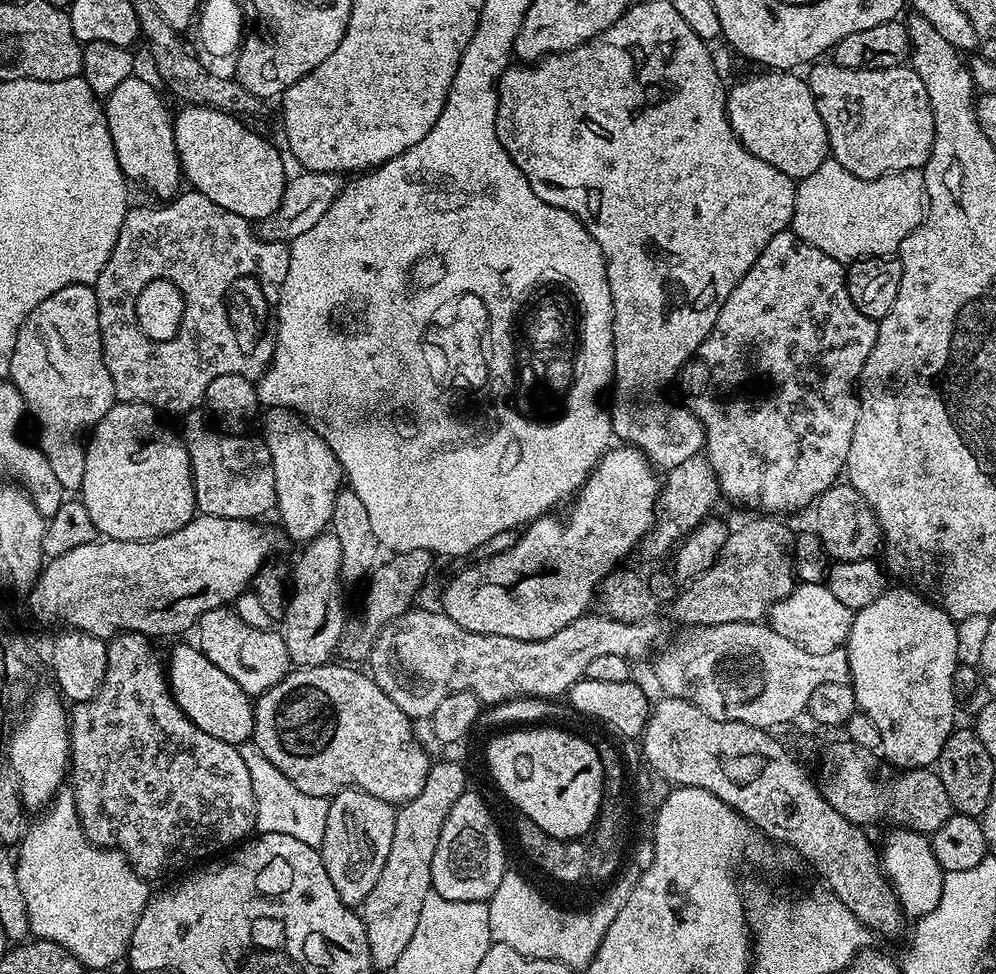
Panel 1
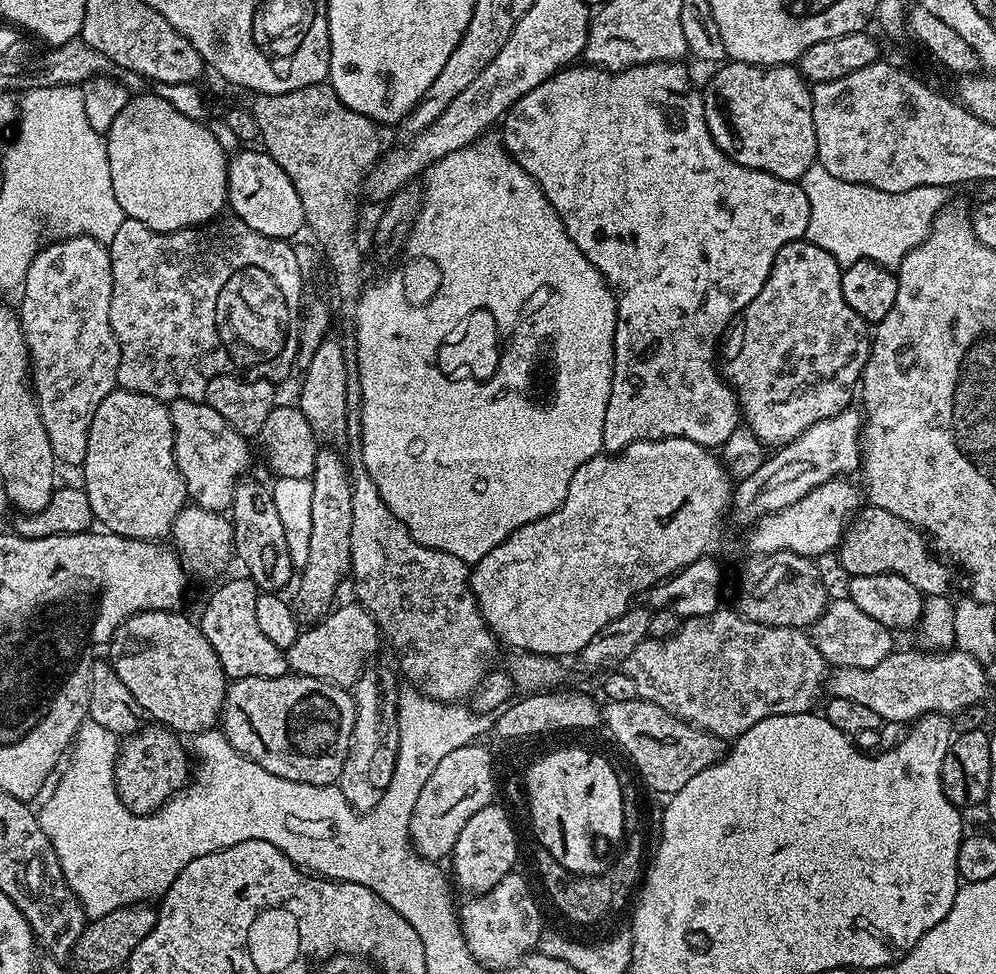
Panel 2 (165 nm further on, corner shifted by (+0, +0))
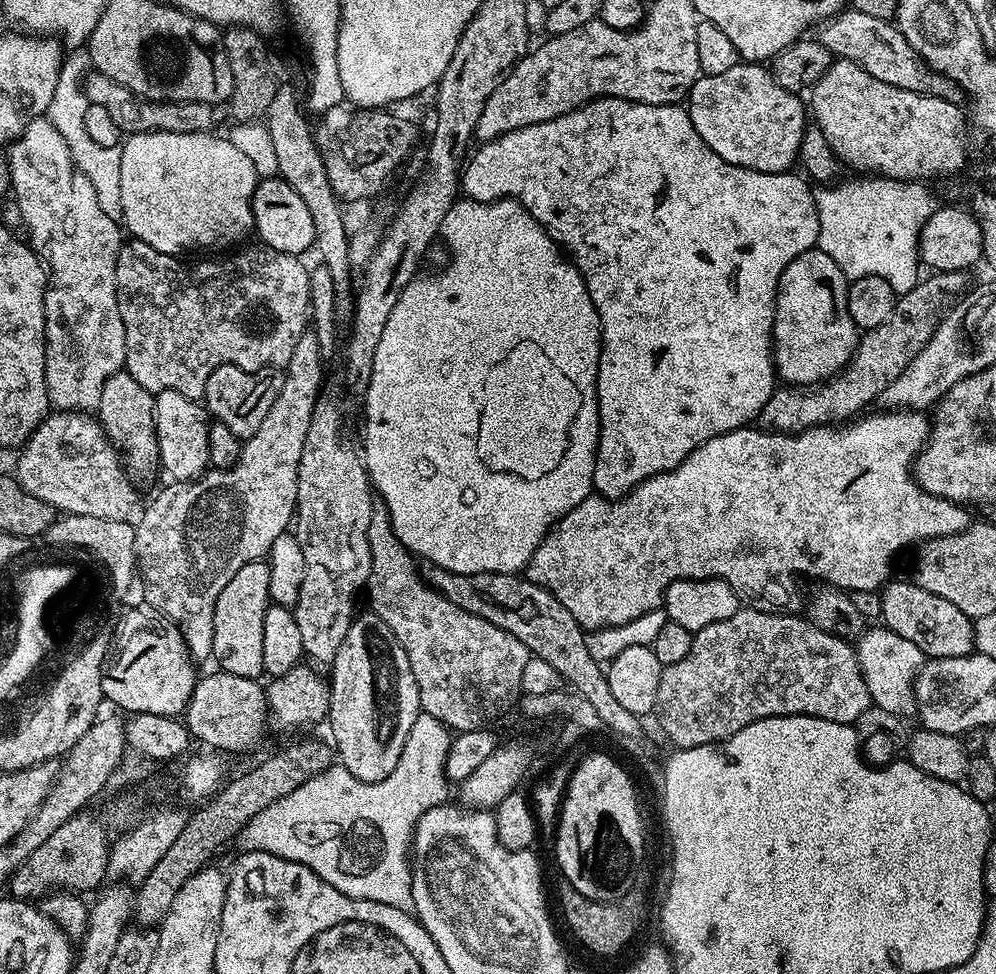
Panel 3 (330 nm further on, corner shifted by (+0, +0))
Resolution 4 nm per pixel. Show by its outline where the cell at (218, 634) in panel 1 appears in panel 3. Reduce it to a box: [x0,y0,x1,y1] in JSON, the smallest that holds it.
[211,559,270,681]

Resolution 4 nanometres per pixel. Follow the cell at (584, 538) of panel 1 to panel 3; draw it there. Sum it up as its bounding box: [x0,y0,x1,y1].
[526,410,974,630]

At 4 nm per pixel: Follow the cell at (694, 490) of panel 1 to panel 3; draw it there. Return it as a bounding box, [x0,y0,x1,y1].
[759,272,965,432]

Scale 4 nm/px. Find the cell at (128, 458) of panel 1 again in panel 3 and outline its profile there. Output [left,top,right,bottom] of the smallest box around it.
[95,370,160,473]

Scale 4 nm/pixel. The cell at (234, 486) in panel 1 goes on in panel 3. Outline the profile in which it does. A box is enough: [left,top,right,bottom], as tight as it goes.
[154,390,210,481]

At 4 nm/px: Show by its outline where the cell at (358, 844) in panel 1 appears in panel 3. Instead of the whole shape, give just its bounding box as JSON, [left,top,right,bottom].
[326,610,422,782]

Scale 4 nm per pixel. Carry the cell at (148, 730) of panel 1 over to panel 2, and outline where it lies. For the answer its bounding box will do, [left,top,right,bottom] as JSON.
[116,726,190,816]

